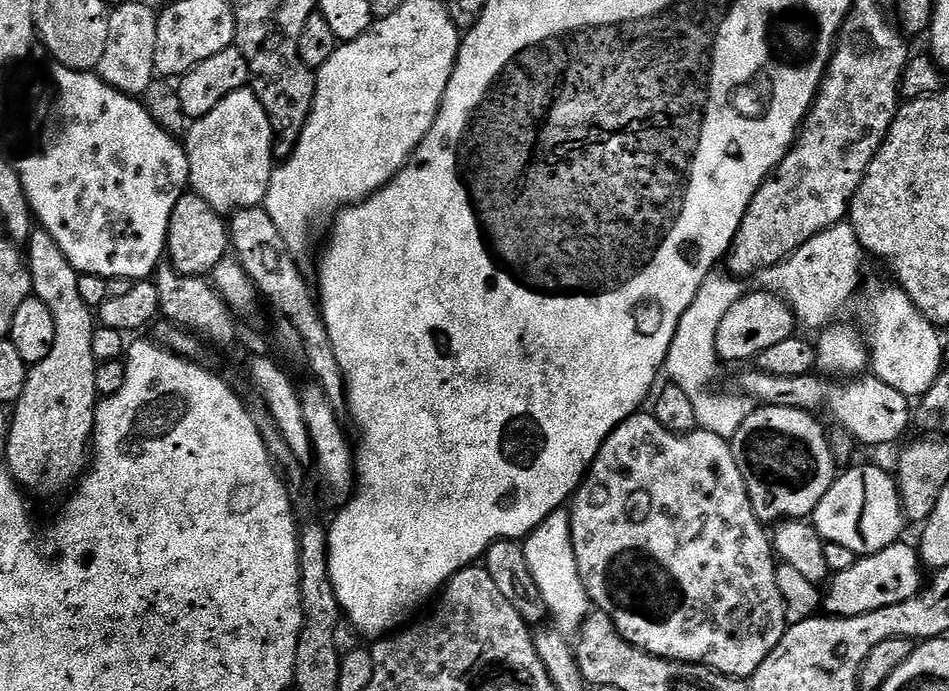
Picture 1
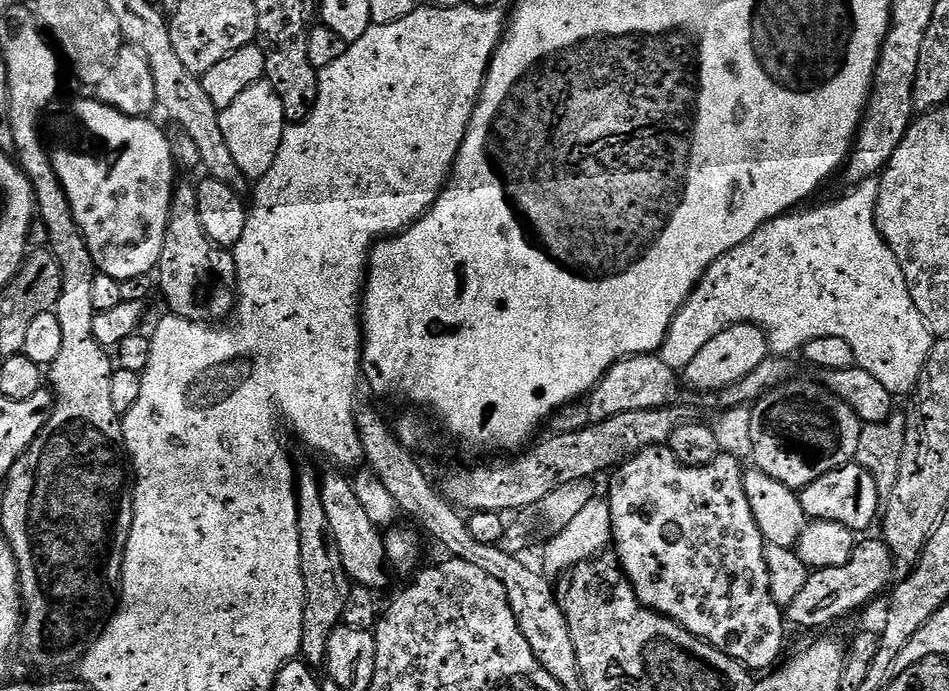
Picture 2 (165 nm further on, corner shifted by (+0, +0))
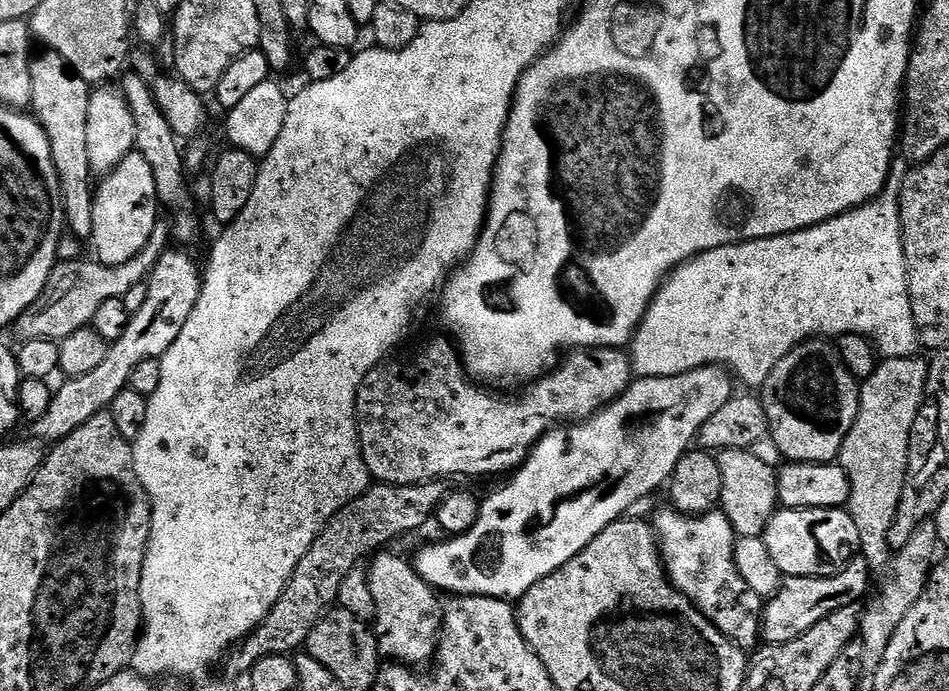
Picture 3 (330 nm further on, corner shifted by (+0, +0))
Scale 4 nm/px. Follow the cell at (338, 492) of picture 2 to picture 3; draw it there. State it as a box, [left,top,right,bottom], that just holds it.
[366,550,442,666]

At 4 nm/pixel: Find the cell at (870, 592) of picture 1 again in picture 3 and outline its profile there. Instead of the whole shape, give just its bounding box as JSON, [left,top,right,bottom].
[762,558,870,644]

